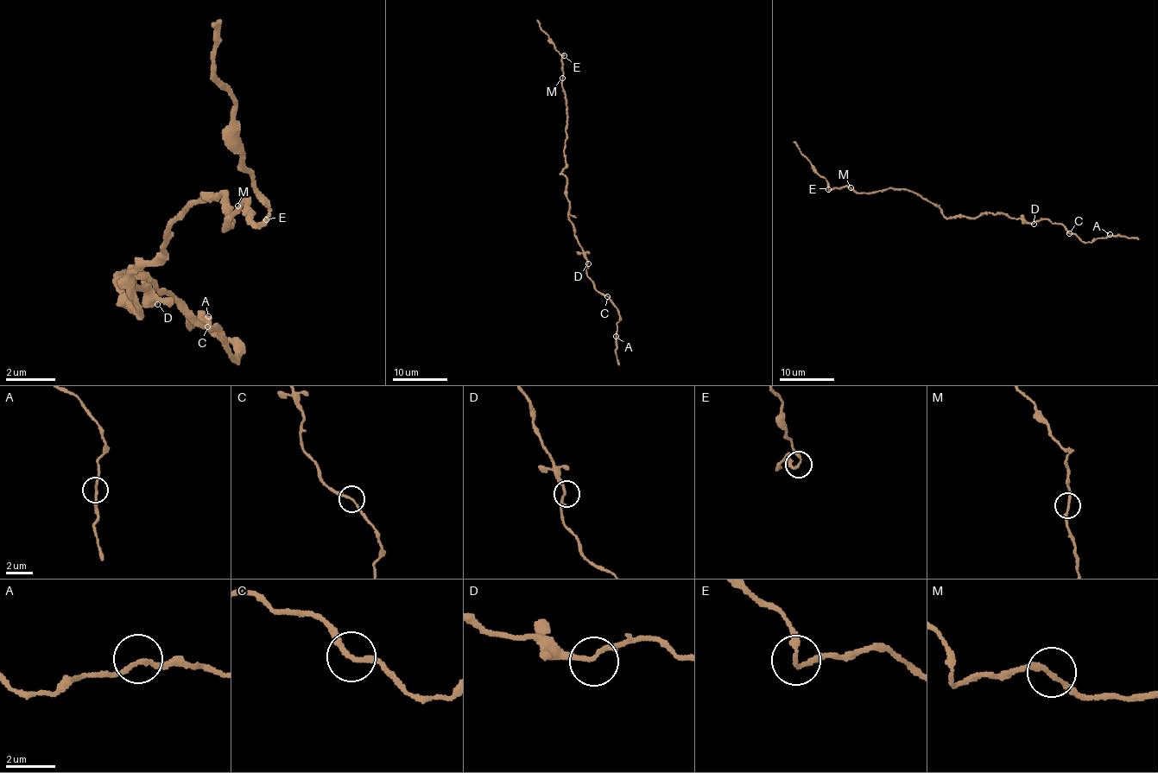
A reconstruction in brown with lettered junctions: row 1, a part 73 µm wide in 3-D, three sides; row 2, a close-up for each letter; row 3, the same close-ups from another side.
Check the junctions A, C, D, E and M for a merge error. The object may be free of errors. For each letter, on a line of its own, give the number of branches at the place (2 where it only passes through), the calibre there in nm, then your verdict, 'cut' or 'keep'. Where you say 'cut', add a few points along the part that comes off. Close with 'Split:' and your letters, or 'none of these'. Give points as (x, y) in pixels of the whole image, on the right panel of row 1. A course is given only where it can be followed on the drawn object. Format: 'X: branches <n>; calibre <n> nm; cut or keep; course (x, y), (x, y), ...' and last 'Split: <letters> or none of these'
A: branches 2; calibre 180 nm; keep
C: branches 2; calibre 180 nm; keep
D: branches 2; calibre 180 nm; keep
E: branches 2; calibre 180 nm; cut; course (828, 189), (826, 180), (819, 174), (795, 141)
M: branches 2; calibre 190 nm; keep
Split: E

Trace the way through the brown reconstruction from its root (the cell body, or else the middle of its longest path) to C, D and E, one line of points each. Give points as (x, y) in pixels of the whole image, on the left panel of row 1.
C: (137, 313), (116, 288), (126, 272), (156, 300), (140, 281), (175, 292), (207, 326)
D: (137, 313), (120, 302), (116, 288), (117, 279), (129, 276), (126, 272), (157, 304)
E: (137, 313), (136, 275), (185, 210), (218, 195), (224, 227), (249, 201), (264, 221)

